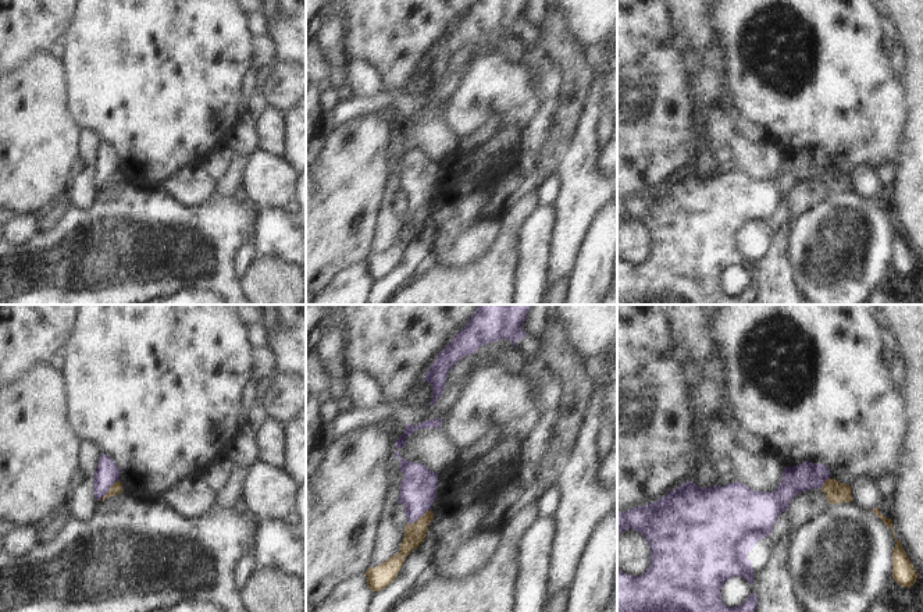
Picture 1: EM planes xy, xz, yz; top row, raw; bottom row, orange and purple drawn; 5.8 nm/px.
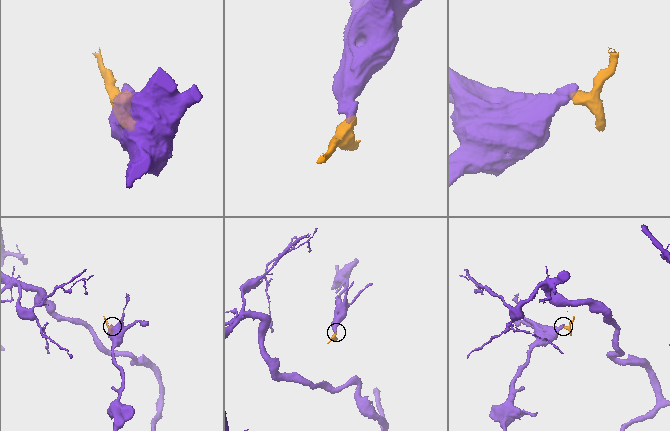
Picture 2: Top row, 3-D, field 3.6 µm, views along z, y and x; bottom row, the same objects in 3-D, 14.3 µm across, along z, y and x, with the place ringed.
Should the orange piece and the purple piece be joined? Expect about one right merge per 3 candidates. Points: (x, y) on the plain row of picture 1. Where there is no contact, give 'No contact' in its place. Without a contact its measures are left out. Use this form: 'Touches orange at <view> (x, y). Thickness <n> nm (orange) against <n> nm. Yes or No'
Touches orange at xz (419, 207). Thickness 120 nm (orange) against 200 nm. No.

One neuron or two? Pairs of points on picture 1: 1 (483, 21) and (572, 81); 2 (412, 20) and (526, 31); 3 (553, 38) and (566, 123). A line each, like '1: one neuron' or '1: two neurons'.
1: two neurons
2: two neurons
3: one neuron

